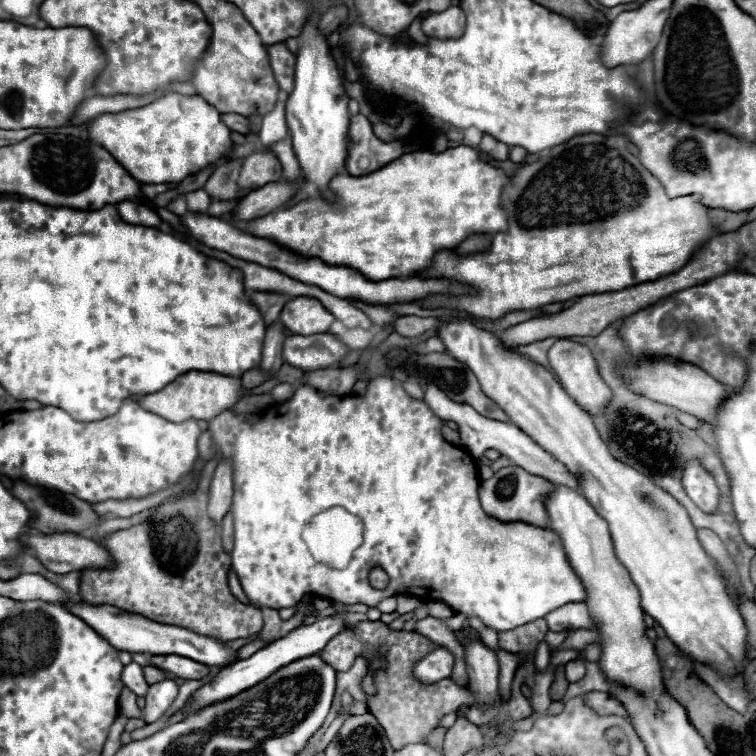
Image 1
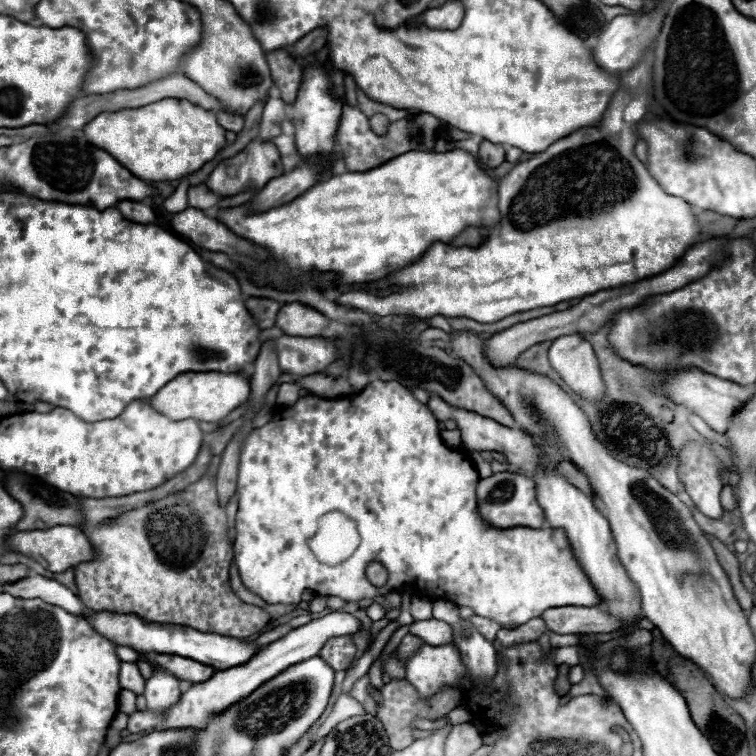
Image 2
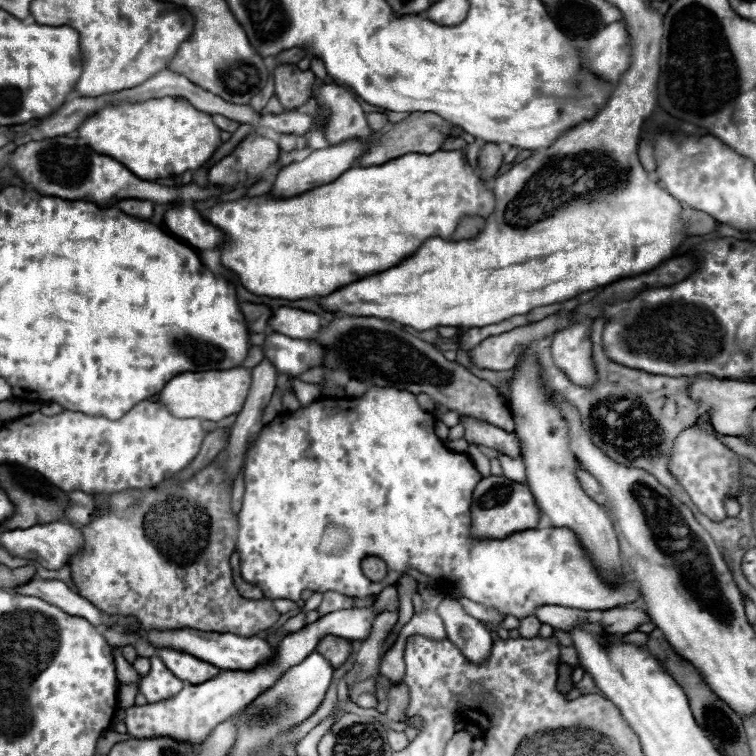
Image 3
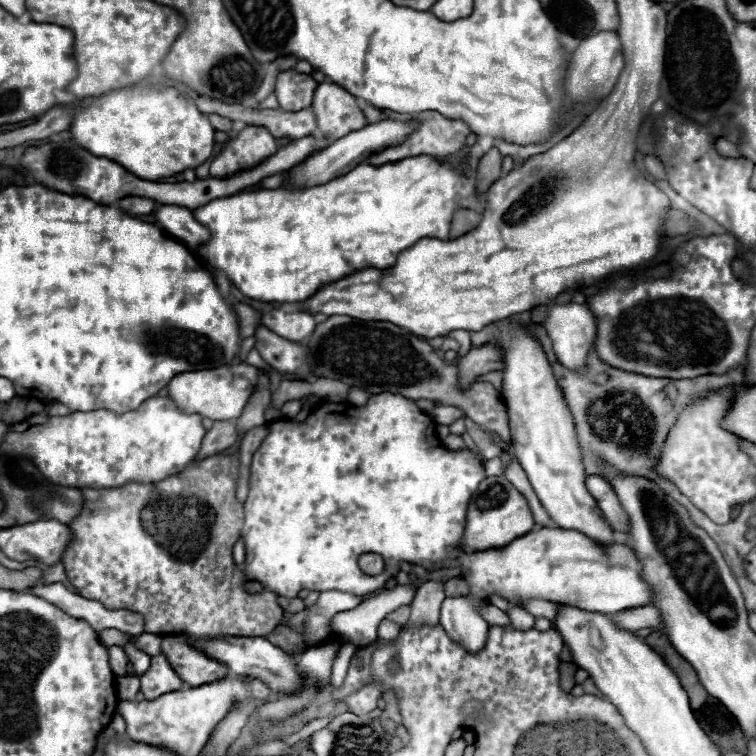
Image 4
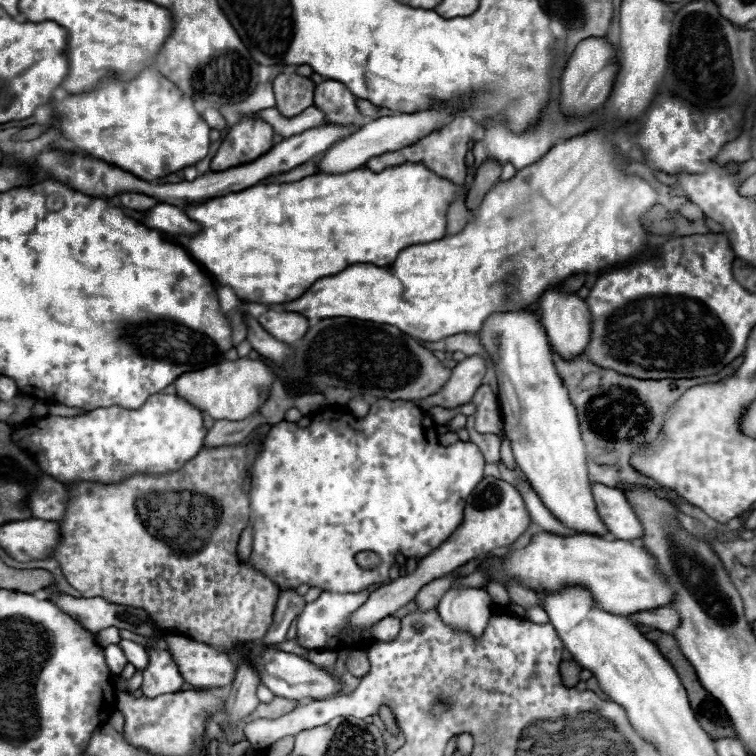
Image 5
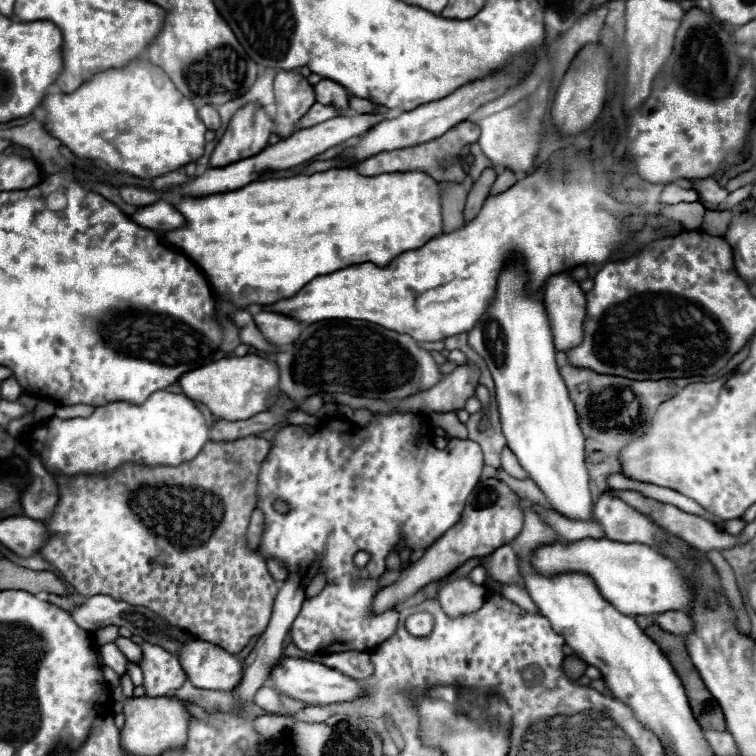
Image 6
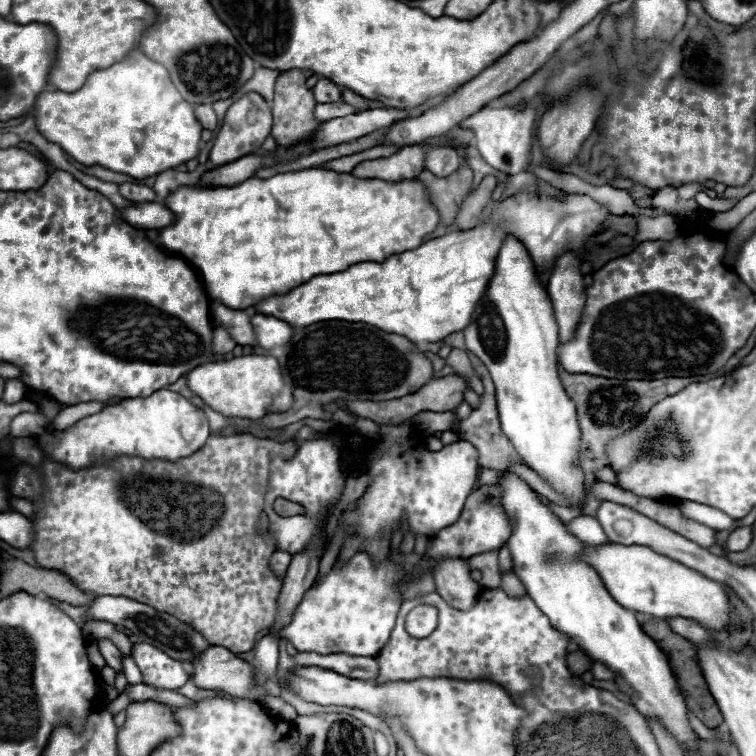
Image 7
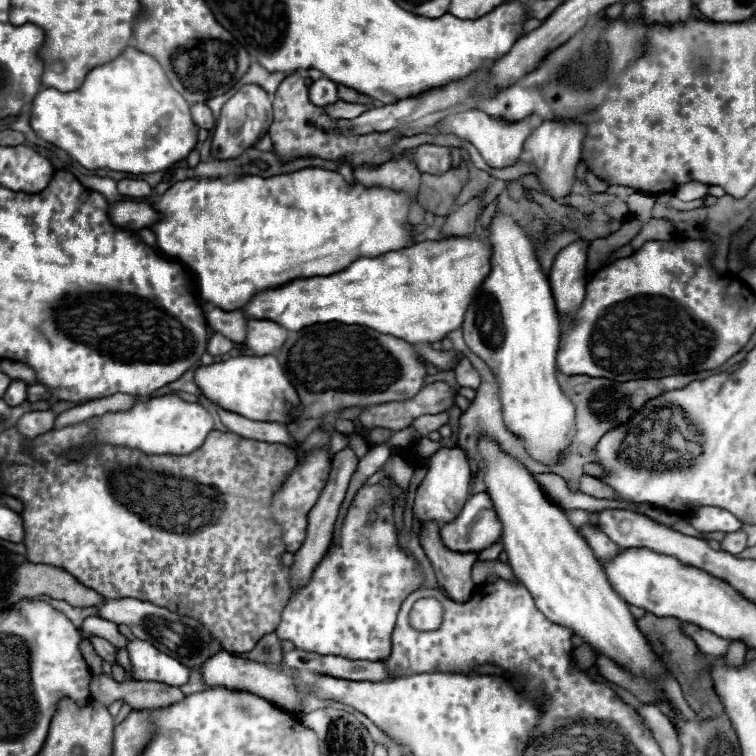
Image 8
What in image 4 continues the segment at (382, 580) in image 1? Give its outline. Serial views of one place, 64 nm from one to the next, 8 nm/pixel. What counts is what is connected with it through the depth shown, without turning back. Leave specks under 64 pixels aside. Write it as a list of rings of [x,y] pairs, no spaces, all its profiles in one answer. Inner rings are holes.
[[[362,554],[358,562],[364,572],[368,572],[370,576],[376,576],[376,556],[374,554]]]

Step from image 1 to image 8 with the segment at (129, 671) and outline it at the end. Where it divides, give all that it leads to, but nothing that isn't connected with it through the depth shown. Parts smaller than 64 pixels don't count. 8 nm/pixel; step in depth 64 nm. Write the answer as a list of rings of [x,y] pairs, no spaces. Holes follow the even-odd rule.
[[[88,636],[88,640],[92,642],[92,646],[100,658],[104,658],[110,664],[116,664],[116,648],[108,640],[102,640],[98,636]]]

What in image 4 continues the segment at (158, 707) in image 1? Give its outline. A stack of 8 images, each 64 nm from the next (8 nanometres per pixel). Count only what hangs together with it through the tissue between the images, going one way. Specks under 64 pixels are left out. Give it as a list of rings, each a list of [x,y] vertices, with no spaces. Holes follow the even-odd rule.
[[[164,654],[152,656],[150,668],[140,676],[140,692],[146,696],[146,700],[154,700],[162,694],[182,690],[182,686],[184,682],[172,670]]]

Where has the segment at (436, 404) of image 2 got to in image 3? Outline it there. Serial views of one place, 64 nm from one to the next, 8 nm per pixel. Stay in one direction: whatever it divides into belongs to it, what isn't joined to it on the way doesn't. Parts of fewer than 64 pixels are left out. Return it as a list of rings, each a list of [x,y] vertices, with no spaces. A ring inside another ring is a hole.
[[[460,416],[460,424],[464,426],[464,440],[476,446],[488,446],[492,450],[498,450],[510,458],[520,458],[520,438],[516,432],[506,432],[498,426],[490,426],[488,422],[480,422],[470,416]]]

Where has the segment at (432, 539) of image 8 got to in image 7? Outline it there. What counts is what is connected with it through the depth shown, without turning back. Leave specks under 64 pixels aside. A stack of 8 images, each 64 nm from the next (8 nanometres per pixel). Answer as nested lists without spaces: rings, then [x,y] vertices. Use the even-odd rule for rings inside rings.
[[[460,558],[442,562],[434,572],[434,582],[442,600],[456,610],[470,610],[482,592],[482,586],[470,578],[468,560]]]

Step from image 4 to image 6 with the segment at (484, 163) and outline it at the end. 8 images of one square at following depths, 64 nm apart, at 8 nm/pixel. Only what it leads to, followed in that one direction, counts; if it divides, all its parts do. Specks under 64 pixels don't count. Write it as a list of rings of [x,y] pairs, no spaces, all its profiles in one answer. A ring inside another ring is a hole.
[[[486,168],[486,170],[480,174],[480,178],[474,182],[474,186],[472,186],[470,194],[468,194],[466,206],[464,206],[464,218],[466,218],[466,220],[472,220],[472,218],[480,212],[484,200],[486,200],[488,194],[490,194],[490,188],[492,188],[496,176],[498,176],[498,170],[496,170],[496,168]]]

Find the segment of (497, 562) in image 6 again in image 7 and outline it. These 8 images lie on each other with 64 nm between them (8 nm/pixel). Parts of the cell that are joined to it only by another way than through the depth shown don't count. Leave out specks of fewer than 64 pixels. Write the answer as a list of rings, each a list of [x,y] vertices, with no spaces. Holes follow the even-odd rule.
[[[502,546],[498,552],[498,570],[500,570],[500,574],[504,574],[504,572],[512,572],[512,568],[514,568],[514,564],[512,564],[510,550],[508,550],[508,546]]]

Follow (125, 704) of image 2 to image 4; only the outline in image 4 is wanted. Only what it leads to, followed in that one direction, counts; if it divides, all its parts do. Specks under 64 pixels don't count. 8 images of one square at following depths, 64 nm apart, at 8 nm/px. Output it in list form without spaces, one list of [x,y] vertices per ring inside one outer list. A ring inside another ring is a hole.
[[[138,676],[116,678],[116,694],[120,700],[134,700],[138,690],[140,690],[140,678]]]

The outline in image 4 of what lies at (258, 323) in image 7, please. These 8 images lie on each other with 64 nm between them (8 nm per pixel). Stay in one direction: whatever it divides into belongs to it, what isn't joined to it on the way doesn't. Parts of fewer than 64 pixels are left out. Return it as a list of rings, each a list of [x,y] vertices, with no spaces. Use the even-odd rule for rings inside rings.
[[[272,310],[268,314],[262,316],[262,324],[276,332],[282,338],[300,342],[306,336],[310,336],[314,332],[316,320],[312,314],[308,312],[284,312],[284,310]]]

